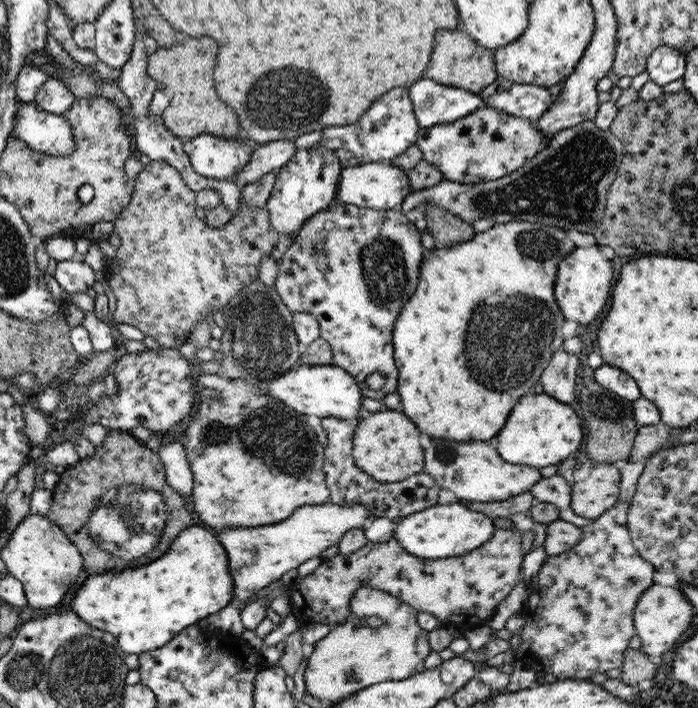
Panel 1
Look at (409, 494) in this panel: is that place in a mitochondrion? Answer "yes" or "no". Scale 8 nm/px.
no

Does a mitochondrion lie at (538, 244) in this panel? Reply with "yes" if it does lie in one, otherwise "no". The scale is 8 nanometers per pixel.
yes

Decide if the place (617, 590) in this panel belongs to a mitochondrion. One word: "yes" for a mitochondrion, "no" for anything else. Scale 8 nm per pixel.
yes

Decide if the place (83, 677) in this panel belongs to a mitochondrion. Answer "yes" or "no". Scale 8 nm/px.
yes

